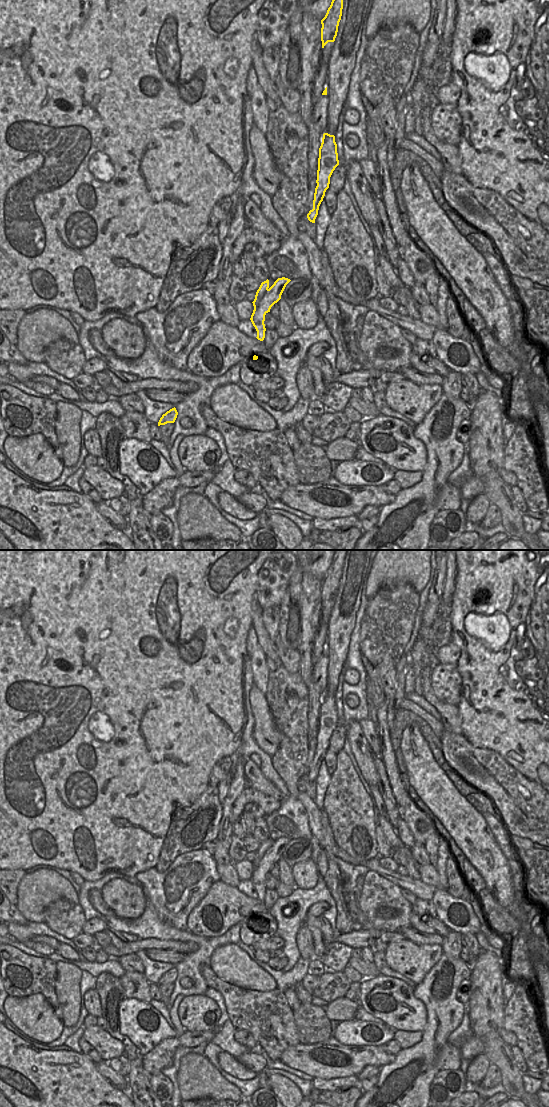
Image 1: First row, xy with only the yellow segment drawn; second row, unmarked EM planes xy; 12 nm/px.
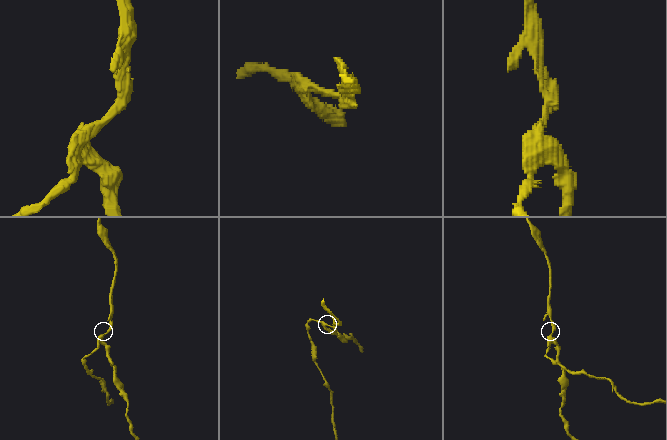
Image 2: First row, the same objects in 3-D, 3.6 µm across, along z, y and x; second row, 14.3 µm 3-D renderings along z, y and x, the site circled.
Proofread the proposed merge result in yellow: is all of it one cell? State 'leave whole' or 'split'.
split

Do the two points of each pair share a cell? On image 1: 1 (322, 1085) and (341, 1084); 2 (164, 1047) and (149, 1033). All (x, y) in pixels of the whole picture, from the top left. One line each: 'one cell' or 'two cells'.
1: one cell
2: two cells

